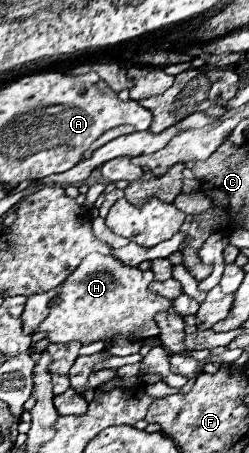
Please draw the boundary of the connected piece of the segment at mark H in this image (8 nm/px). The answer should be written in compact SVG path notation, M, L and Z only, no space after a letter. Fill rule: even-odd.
M89 254L81 266L61 284L61 290L57 294L55 304L49 308L49 316L41 322L39 332L47 332L51 342L81 342L81 344L91 344L95 340L101 340L105 344L115 344L119 340L145 340L153 338L159 334L159 326L155 322L155 314L161 310L171 308L171 300L153 294L147 286L153 282L151 270L139 270L121 264L113 256L101 256L101 254Z

